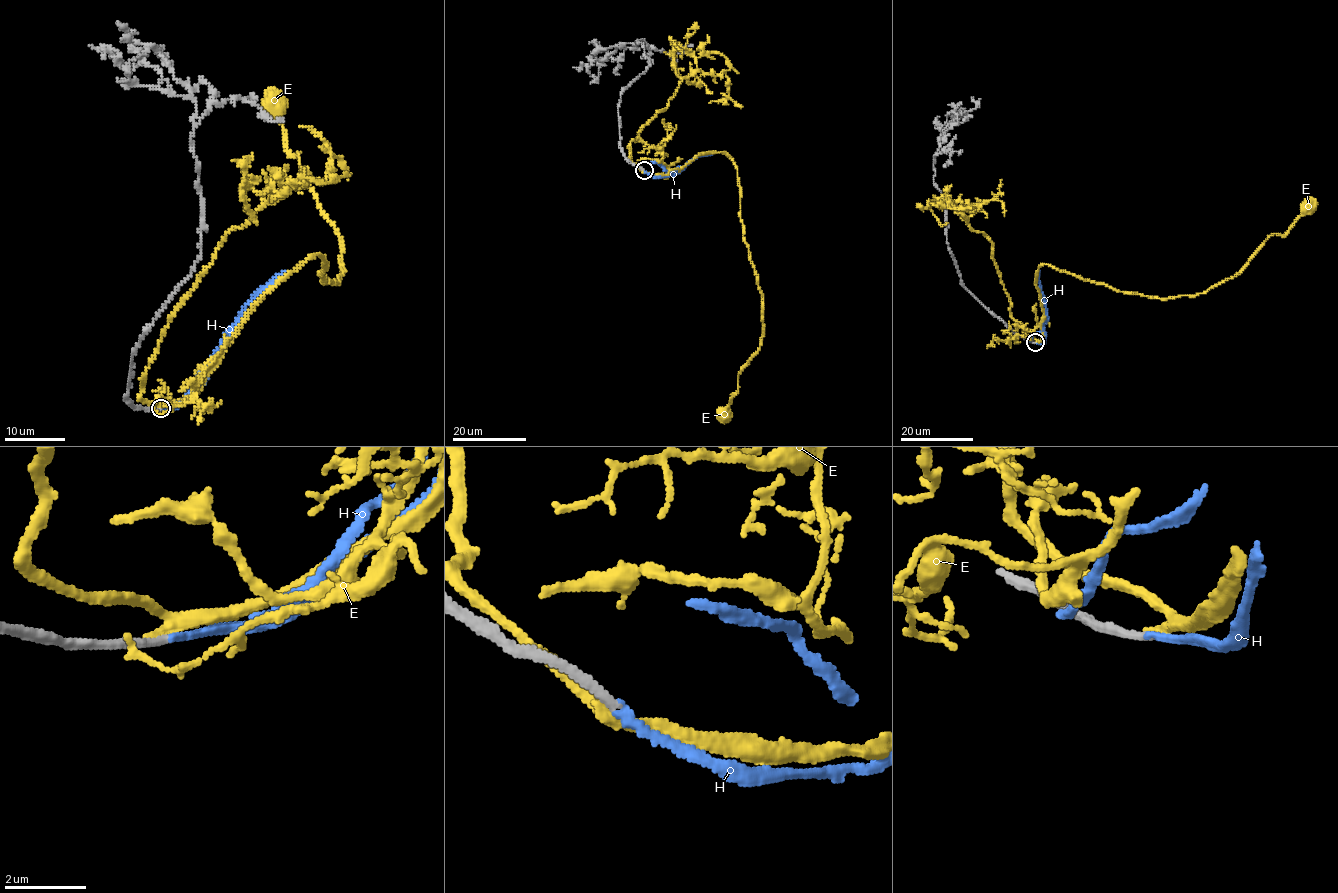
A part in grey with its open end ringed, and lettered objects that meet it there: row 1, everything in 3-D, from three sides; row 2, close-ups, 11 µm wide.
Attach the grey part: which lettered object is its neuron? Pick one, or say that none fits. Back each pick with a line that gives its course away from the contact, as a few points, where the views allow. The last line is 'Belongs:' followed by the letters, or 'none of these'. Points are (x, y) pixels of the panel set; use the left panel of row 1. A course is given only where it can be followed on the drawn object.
H: course (161, 409), (181, 404), (199, 385), (214, 363), (229, 327), (244, 304), (284, 270)
Belongs: H

